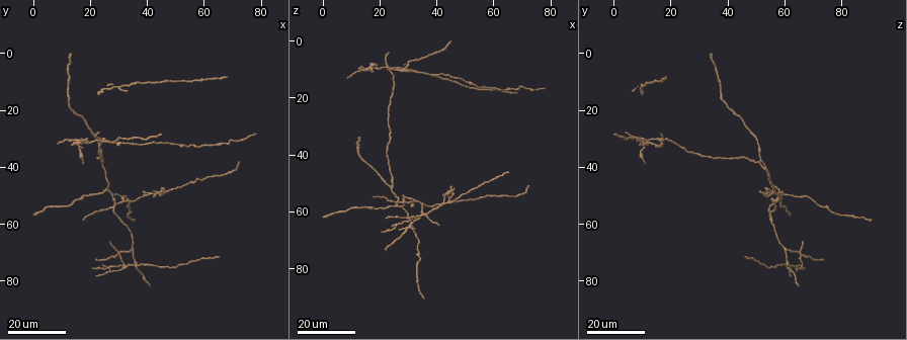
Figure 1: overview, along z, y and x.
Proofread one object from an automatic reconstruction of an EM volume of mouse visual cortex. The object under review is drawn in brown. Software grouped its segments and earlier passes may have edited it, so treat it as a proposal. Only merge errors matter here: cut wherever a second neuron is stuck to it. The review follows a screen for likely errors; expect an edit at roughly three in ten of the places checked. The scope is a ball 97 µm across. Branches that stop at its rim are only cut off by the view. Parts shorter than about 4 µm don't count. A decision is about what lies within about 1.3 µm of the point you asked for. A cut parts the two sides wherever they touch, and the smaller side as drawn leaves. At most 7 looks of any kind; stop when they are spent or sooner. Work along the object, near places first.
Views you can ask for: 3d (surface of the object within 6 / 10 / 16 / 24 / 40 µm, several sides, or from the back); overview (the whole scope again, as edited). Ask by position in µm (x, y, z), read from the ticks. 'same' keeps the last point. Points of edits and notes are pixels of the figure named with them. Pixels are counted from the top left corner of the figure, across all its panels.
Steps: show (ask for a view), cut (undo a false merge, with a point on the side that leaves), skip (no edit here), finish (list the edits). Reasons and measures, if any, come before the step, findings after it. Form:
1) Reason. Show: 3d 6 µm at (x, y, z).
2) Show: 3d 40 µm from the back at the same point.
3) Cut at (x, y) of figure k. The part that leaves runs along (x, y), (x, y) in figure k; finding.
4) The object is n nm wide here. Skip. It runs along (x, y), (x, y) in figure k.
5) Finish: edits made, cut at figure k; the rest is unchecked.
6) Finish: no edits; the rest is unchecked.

Arms part here. Show: 3d 24 µm at (35, 70, 60).

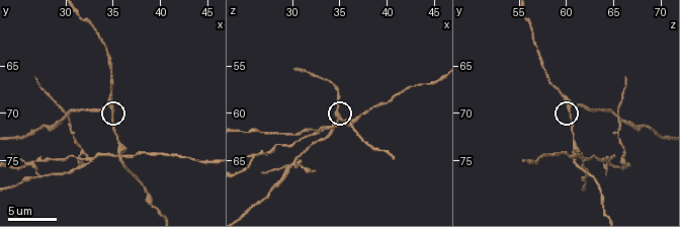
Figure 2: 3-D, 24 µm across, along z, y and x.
Closer look. Show: 3d 10 µm at (34.6, 69.2, 60.8).

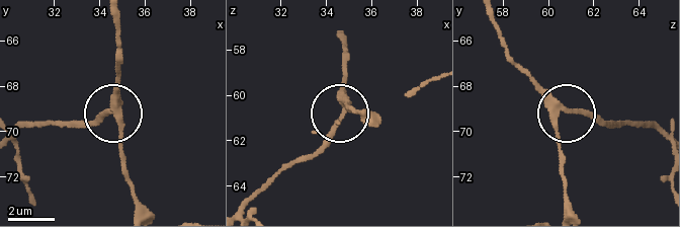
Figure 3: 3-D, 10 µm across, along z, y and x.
The object is 260 nm wide here. Skip. Continuous, no second neuron.

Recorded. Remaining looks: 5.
Four or more arms meet. Show: 3d 16 µm at (35.2, 74.4, 61.2).

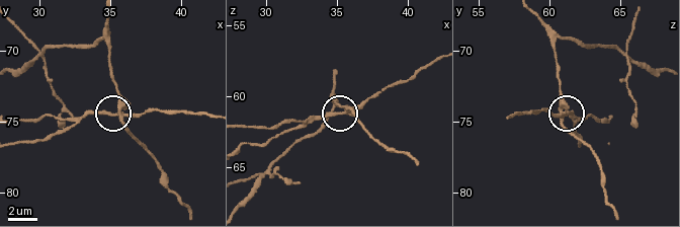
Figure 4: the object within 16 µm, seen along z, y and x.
The object is 270 nm wide here. Cut at (141, 114) of figure 4. The part that leaves runs along (123, 115), (148, 110), (208, 114) in figure 4; a second neuron is stuck on.

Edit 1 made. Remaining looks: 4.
Redraw. Show: overview.

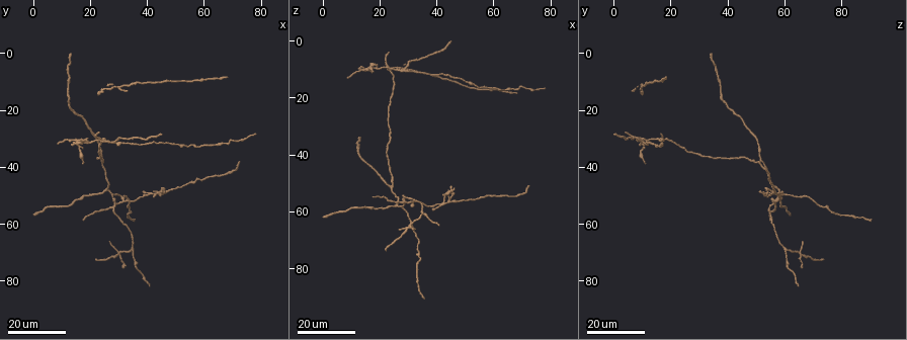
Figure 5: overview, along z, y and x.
Looks like a crossing. Show: 3d 16 µm at (30, 71, 66).

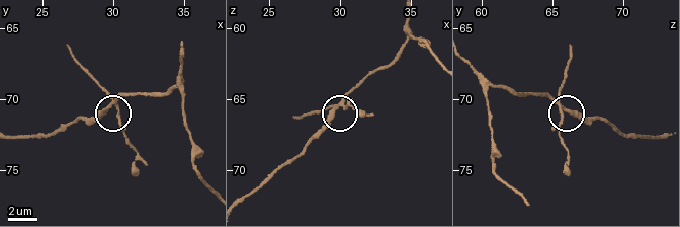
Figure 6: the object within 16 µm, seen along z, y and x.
Show: 3d 10 µm at (30.2, 70.6, 65.4).

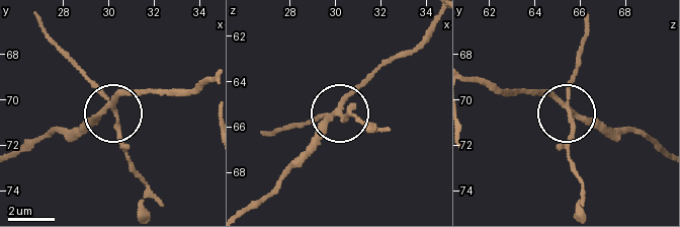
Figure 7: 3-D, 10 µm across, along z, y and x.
4 arms meet here. Cut at (88, 81) of figure 7. The part that leaves runs along (113, 110), (129, 166), (142, 190), (142, 208) in figure 7; a second neuron is stuck on.

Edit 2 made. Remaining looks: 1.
Finish: edits made, cut at figure 4, cut at figure 7; the rest is unchecked.

